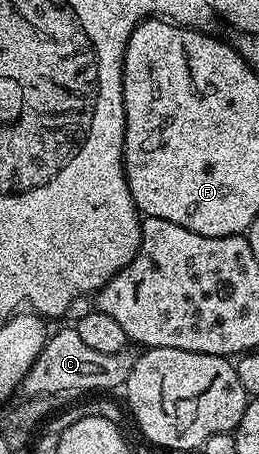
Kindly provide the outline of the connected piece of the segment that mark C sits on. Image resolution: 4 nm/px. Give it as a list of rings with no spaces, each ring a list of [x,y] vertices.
[[[77,328],[62,329],[59,333],[49,334],[46,346],[40,351],[36,363],[28,371],[28,375],[22,380],[21,388],[26,397],[49,397],[57,398],[57,393],[70,393],[73,389],[114,389],[125,386],[128,375],[132,371],[136,360],[135,354],[129,348],[121,349],[119,353],[103,355],[101,351],[92,351],[92,347],[87,347],[84,339],[80,339]]]

